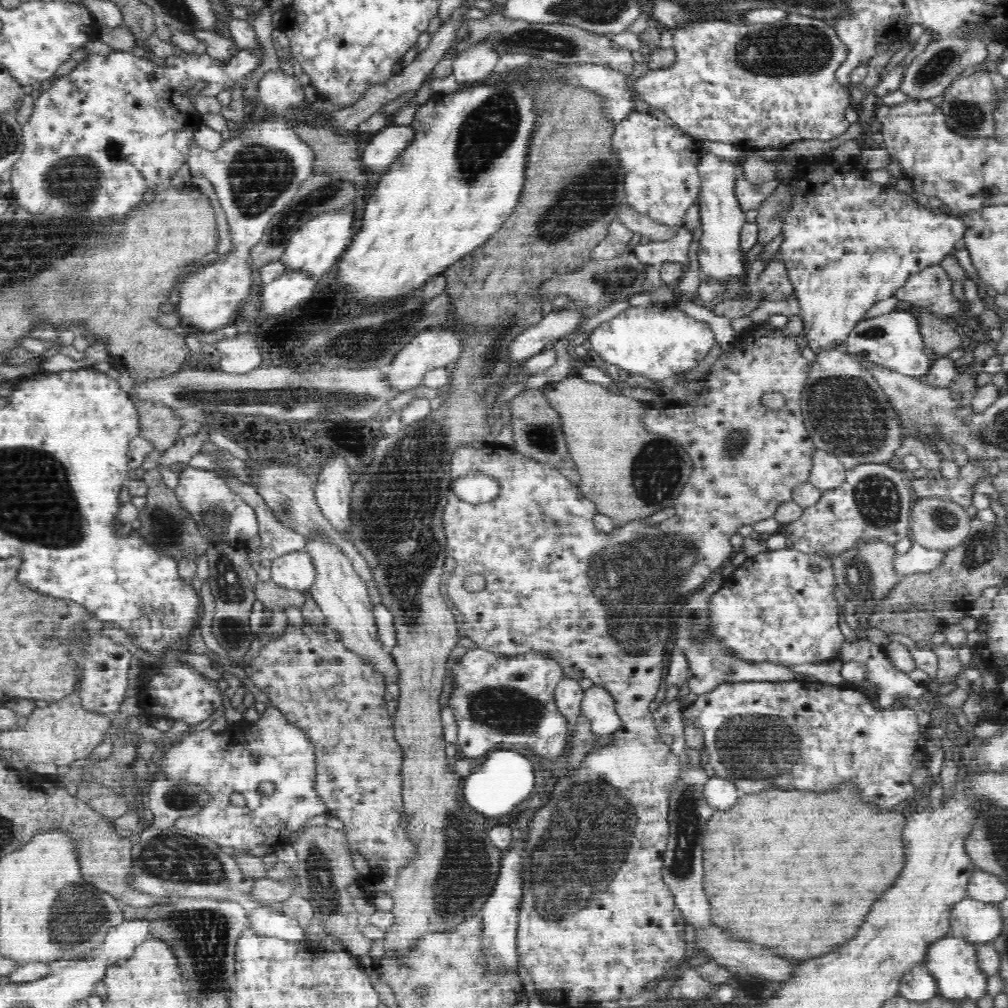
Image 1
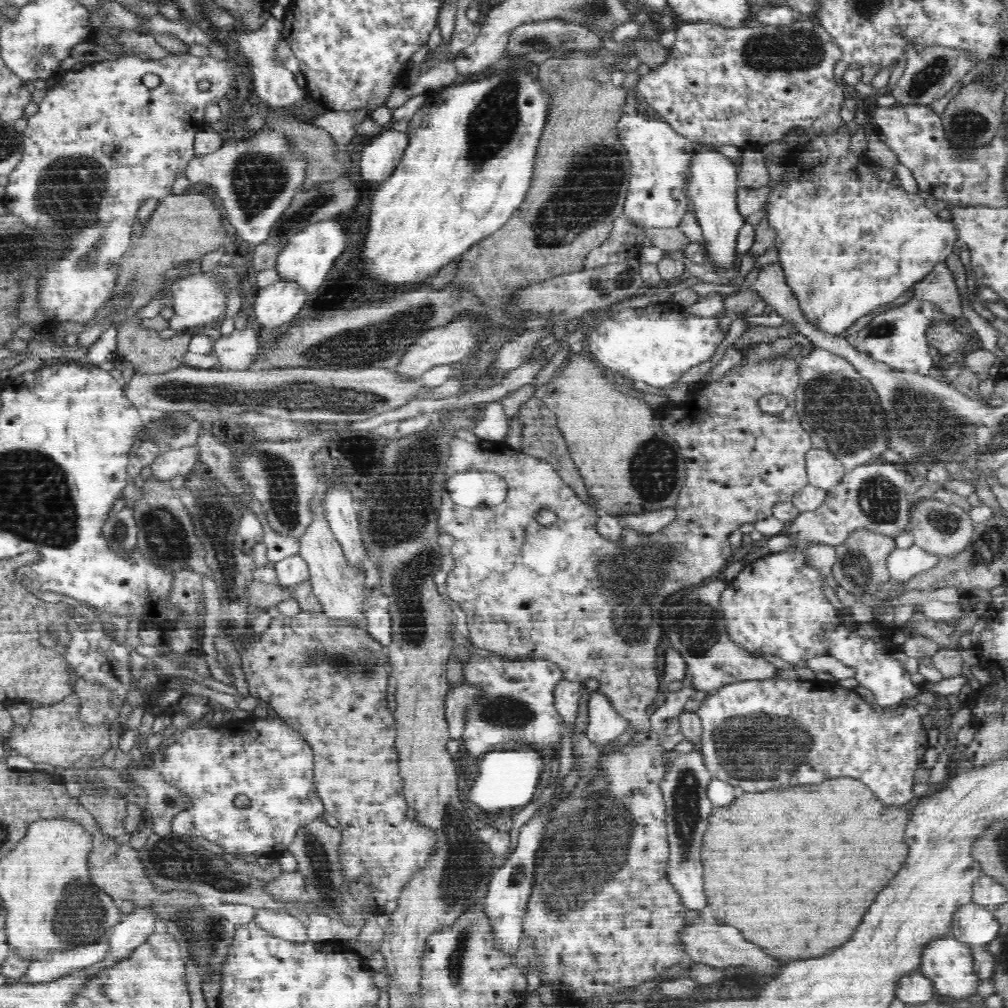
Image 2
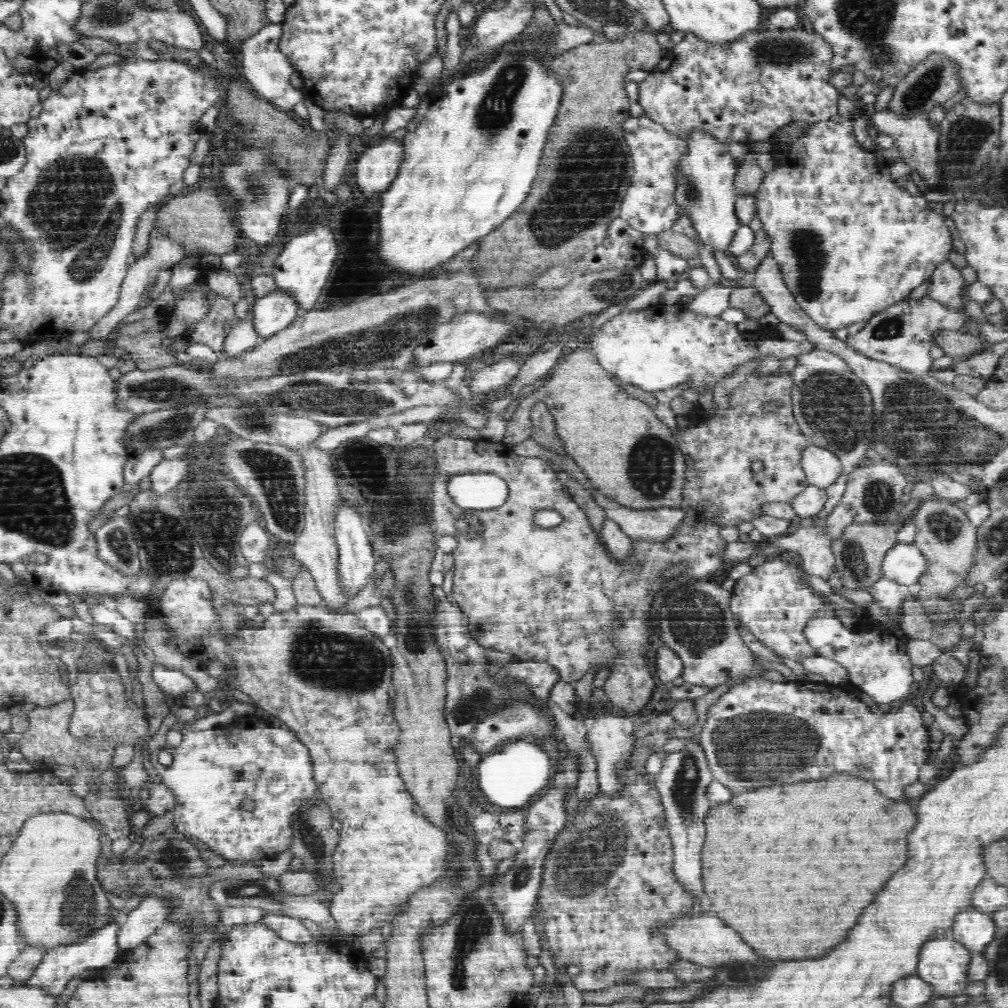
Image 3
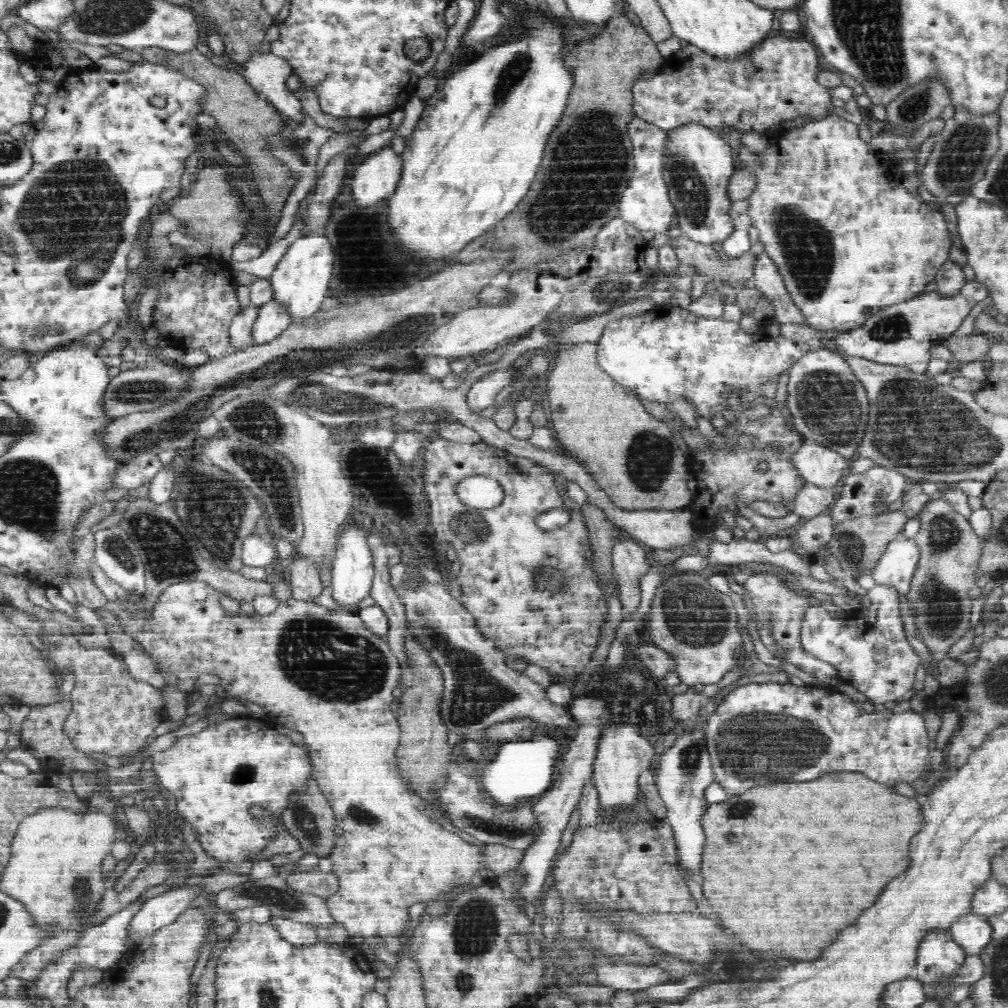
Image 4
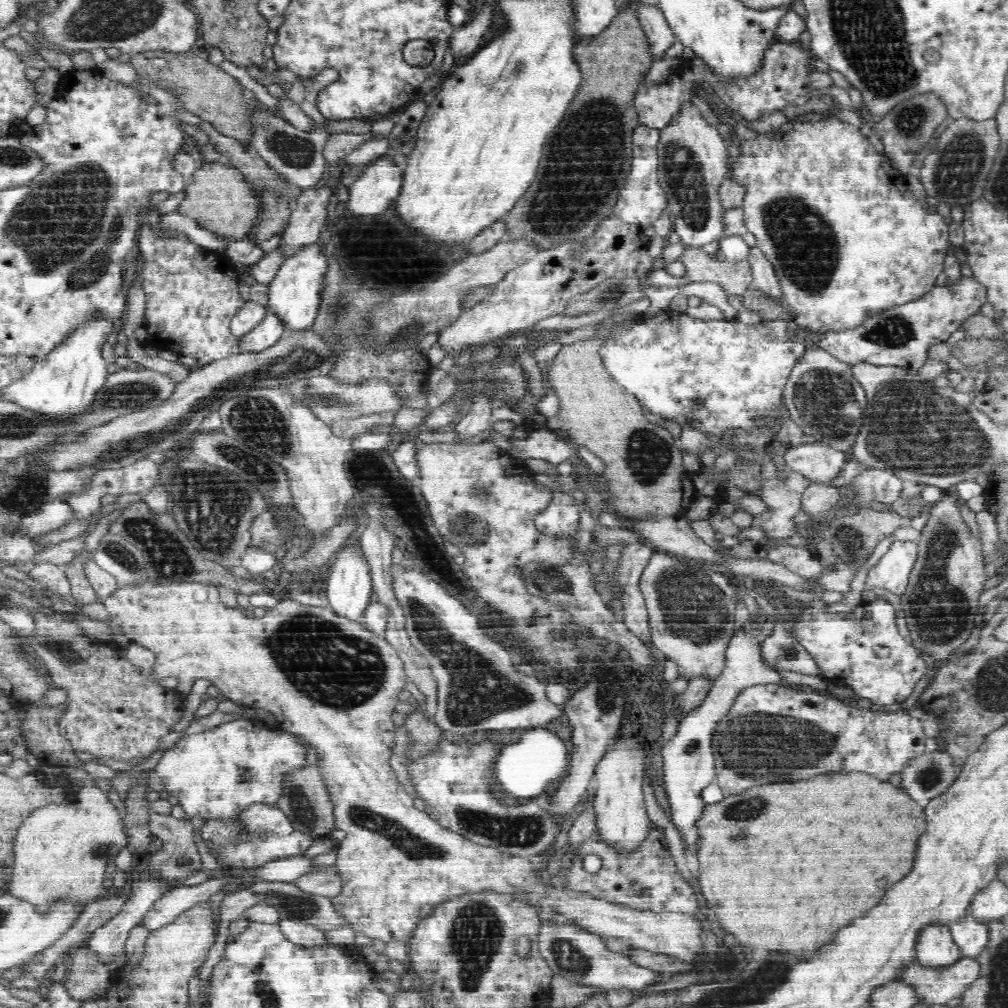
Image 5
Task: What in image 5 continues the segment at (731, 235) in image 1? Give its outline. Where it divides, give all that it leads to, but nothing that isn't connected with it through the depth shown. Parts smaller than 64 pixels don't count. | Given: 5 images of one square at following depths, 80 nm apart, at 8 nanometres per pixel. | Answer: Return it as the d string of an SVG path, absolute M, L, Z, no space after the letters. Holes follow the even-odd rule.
M686 108L675 125L670 125L662 131L658 146L657 175L669 202L668 210L671 214L672 229L679 234L680 242L685 245L702 247L714 240L720 240L726 232L726 225L723 222L726 209L720 201L719 188L730 172L731 156L727 147L728 144L720 136L717 128L710 126L704 118L700 117L697 109Z

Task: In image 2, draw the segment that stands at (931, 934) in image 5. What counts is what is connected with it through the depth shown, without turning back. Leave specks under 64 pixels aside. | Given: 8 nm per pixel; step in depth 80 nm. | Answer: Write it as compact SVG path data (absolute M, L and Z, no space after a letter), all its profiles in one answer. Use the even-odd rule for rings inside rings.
M947 935L928 943L921 958L921 971L932 980L938 998L964 999L976 994L979 986L974 968L973 949L957 941L954 936Z

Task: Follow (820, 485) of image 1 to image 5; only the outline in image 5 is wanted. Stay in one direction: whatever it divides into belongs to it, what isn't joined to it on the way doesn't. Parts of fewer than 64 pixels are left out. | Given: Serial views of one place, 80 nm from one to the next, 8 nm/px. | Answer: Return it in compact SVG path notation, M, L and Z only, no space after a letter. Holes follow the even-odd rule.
M803 443L788 449L784 455L784 462L794 472L802 474L811 483L831 485L840 471L846 466L848 455L836 451L832 447L822 446L820 443Z

